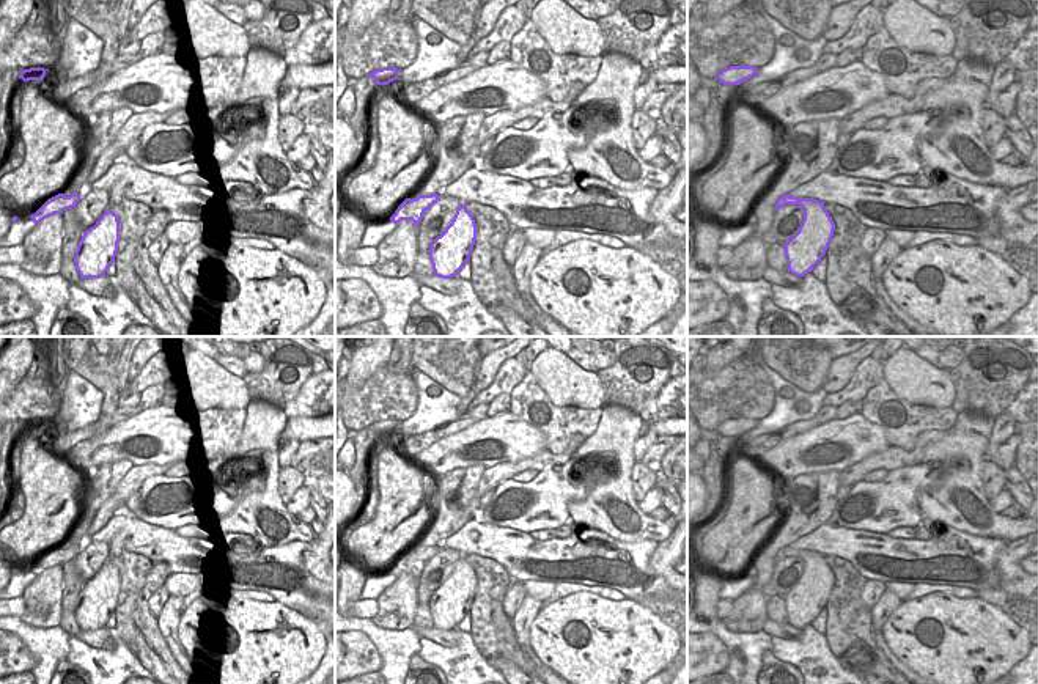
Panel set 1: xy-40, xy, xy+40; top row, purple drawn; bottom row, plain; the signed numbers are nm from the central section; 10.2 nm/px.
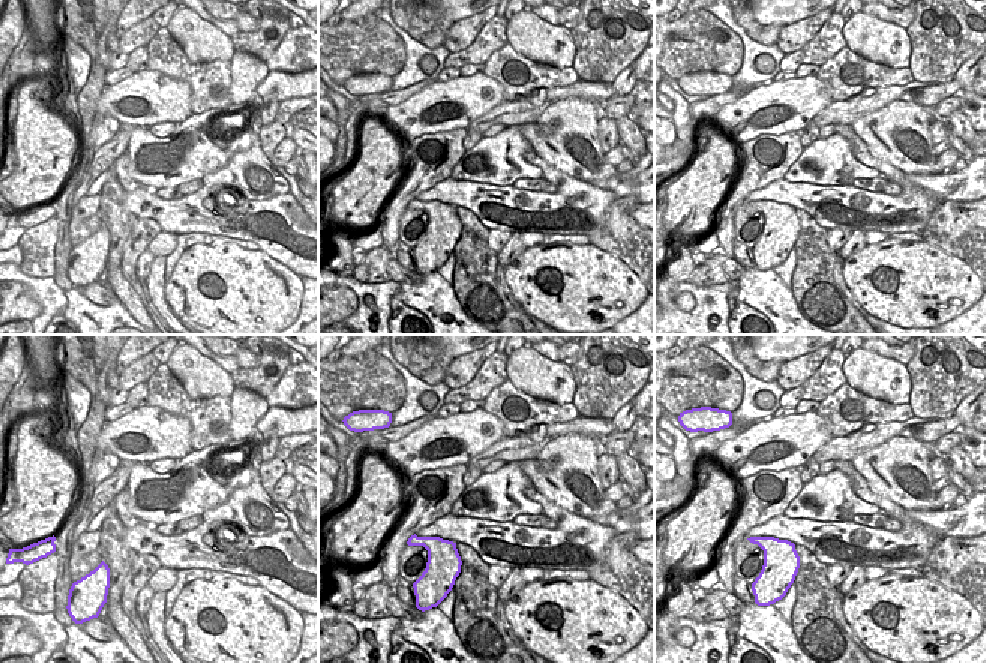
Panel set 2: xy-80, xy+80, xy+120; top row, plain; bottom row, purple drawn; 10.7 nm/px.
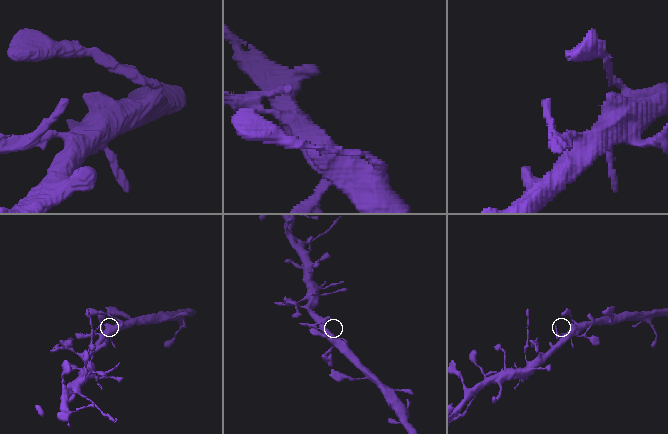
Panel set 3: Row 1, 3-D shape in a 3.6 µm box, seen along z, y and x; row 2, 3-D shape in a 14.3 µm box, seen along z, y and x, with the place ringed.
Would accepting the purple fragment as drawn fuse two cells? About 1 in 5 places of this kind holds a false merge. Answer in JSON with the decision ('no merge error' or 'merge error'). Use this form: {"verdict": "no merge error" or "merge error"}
{"verdict": "no merge error"}

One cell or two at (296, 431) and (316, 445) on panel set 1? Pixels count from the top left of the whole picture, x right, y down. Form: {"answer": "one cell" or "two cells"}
{"answer": "two cells"}

